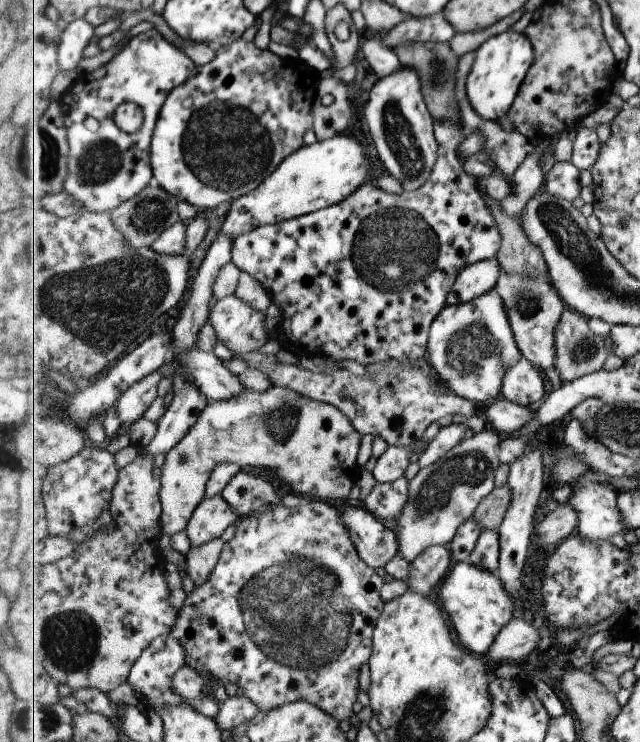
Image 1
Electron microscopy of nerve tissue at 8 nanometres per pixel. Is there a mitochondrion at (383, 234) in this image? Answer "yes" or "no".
yes

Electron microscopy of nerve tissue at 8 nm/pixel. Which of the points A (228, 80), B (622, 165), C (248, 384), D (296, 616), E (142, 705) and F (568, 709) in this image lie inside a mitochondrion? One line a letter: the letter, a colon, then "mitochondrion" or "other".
A: other
B: other
C: other
D: mitochondrion
E: other
F: other

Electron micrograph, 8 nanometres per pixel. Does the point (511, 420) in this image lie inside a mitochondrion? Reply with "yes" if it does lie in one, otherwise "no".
no

